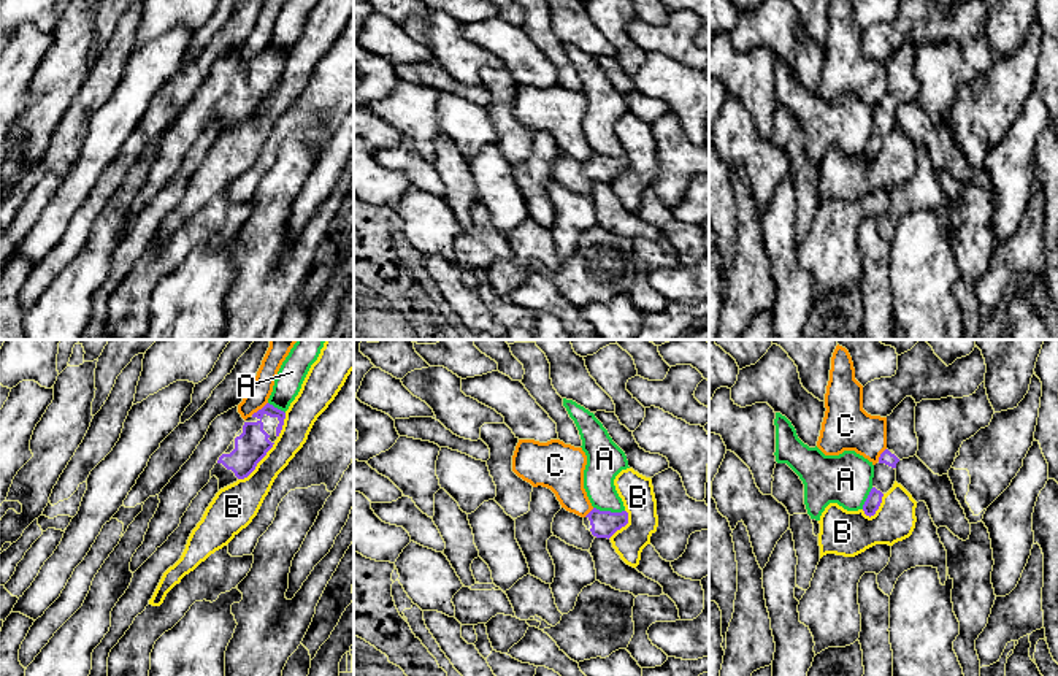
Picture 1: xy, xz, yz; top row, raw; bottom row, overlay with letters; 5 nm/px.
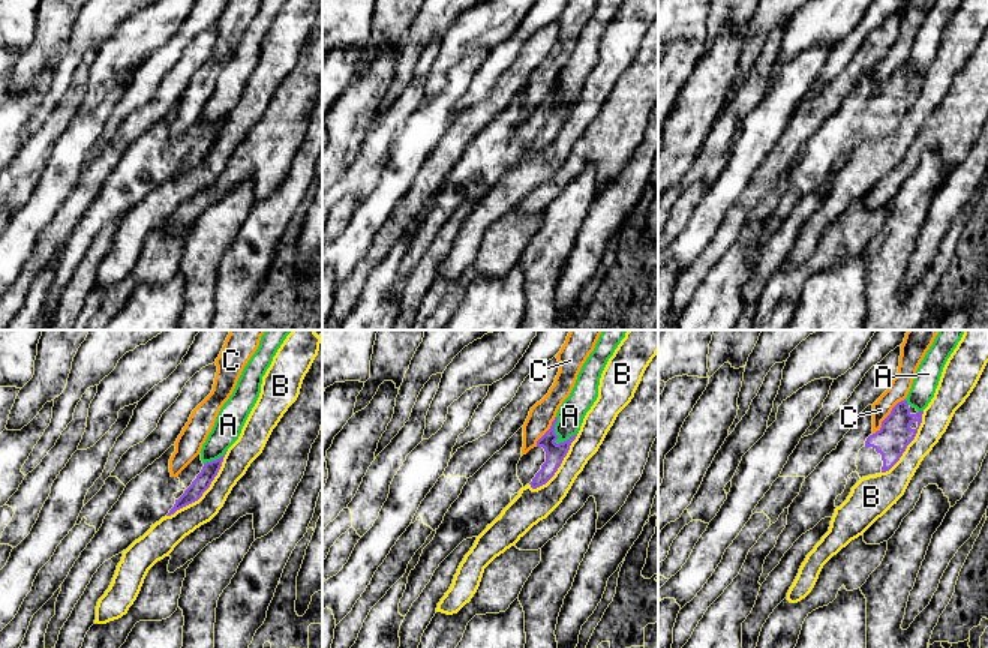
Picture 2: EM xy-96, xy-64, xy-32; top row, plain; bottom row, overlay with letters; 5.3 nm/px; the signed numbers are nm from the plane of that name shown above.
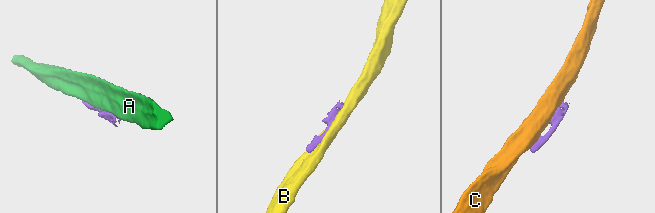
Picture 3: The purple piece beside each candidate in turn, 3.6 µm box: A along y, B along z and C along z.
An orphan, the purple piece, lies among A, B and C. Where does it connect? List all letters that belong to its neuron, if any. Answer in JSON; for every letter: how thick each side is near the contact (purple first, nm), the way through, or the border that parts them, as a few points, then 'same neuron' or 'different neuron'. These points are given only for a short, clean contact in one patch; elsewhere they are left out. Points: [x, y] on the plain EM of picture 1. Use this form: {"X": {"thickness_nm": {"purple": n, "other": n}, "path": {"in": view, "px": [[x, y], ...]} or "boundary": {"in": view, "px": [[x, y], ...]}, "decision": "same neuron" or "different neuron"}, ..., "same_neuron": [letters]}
{"A": {"thickness_nm": {"purple": 140, "other": 180}, "decision": "different neuron"}, "B": {"thickness_nm": {"purple": 170, "other": 220}, "decision": "different neuron"}, "C": {"thickness_nm": {"purple": 170, "other": 110}, "decision": "different neuron"}, "same_neuron": []}

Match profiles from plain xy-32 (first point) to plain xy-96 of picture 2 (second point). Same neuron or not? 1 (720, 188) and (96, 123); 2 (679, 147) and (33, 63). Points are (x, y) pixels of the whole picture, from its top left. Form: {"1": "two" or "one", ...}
{"1": "one", "2": "two"}

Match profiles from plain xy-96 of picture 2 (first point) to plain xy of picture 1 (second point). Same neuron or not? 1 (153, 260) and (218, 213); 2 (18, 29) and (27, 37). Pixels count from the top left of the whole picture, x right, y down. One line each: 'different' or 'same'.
1: same
2: different

